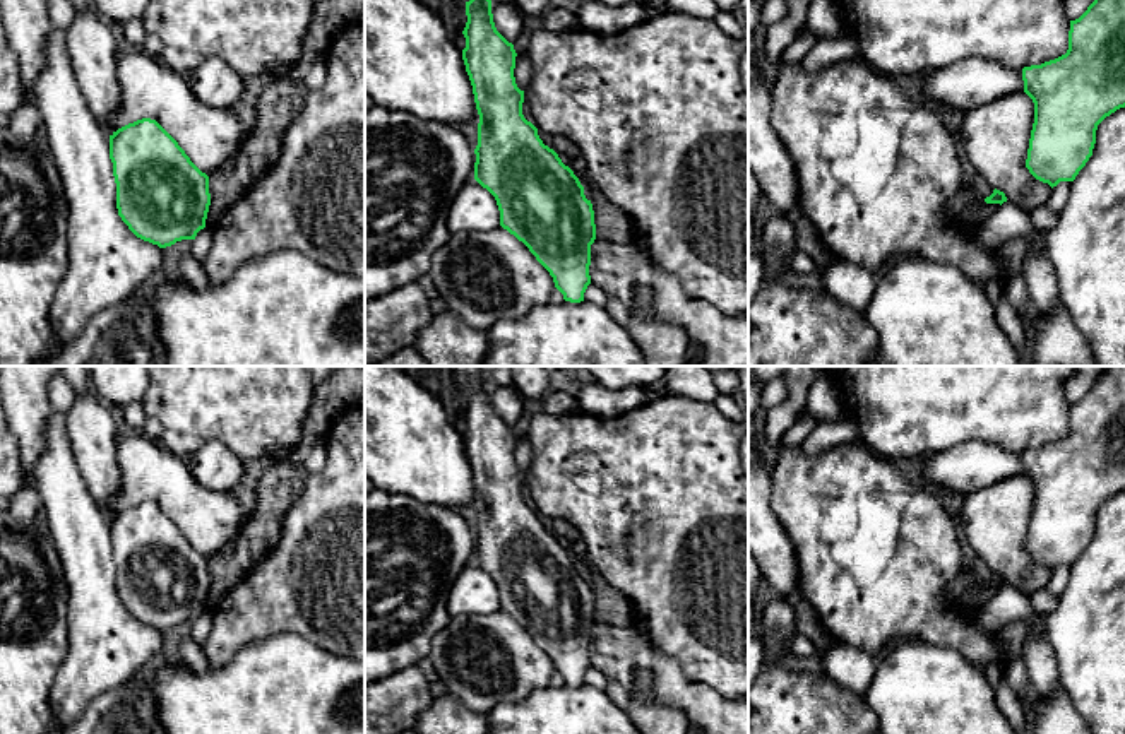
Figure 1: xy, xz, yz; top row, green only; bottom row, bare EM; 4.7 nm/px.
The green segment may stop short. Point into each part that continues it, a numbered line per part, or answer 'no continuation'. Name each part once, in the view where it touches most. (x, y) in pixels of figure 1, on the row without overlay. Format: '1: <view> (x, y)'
no continuation

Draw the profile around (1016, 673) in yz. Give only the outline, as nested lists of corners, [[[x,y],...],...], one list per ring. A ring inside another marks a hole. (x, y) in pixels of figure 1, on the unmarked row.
[[[1022,654],[1012,659],[1005,671],[1005,678],[1015,696],[1027,707],[1034,698],[1034,691],[1029,683],[1027,667]]]

